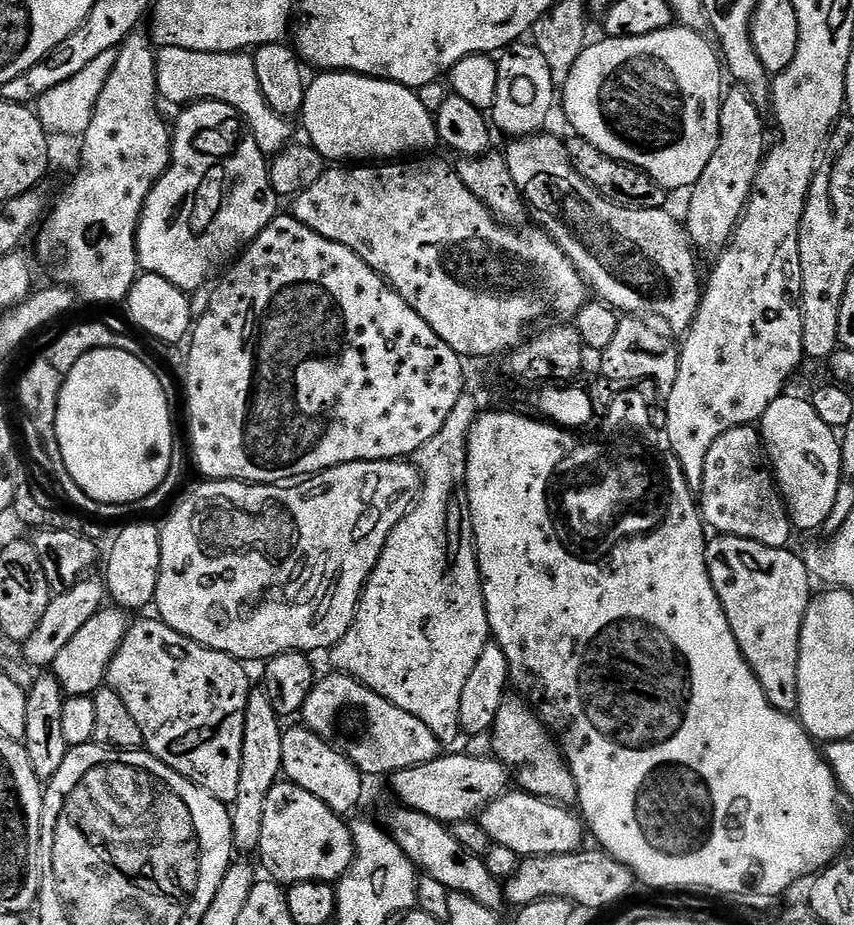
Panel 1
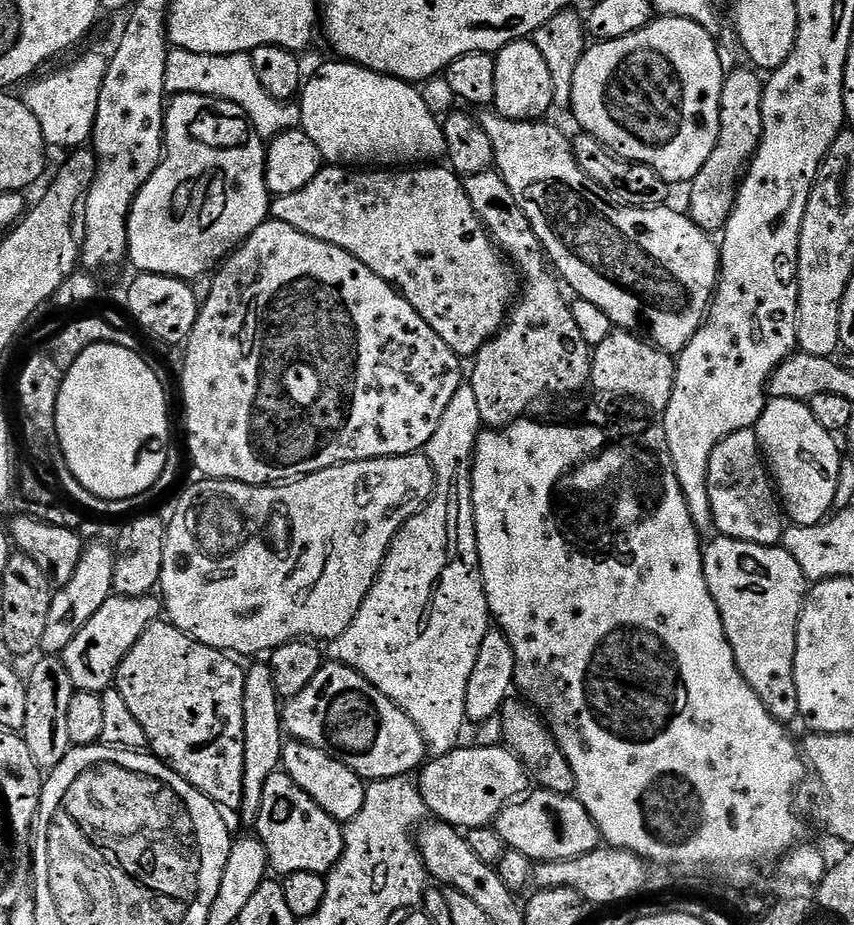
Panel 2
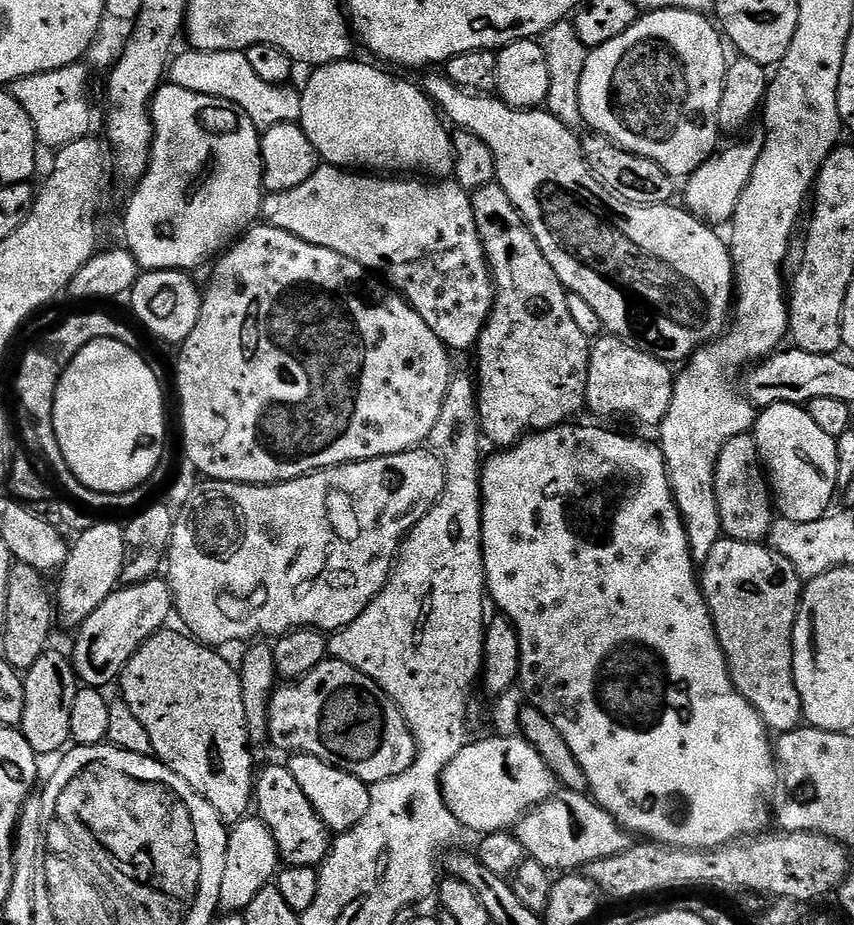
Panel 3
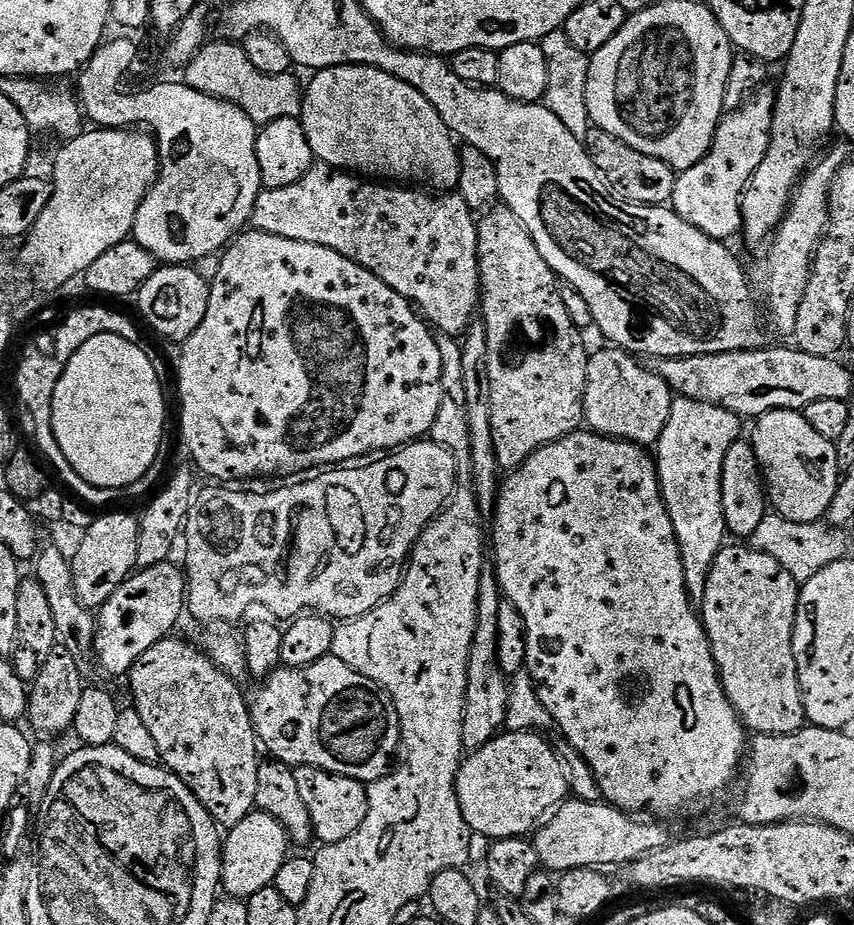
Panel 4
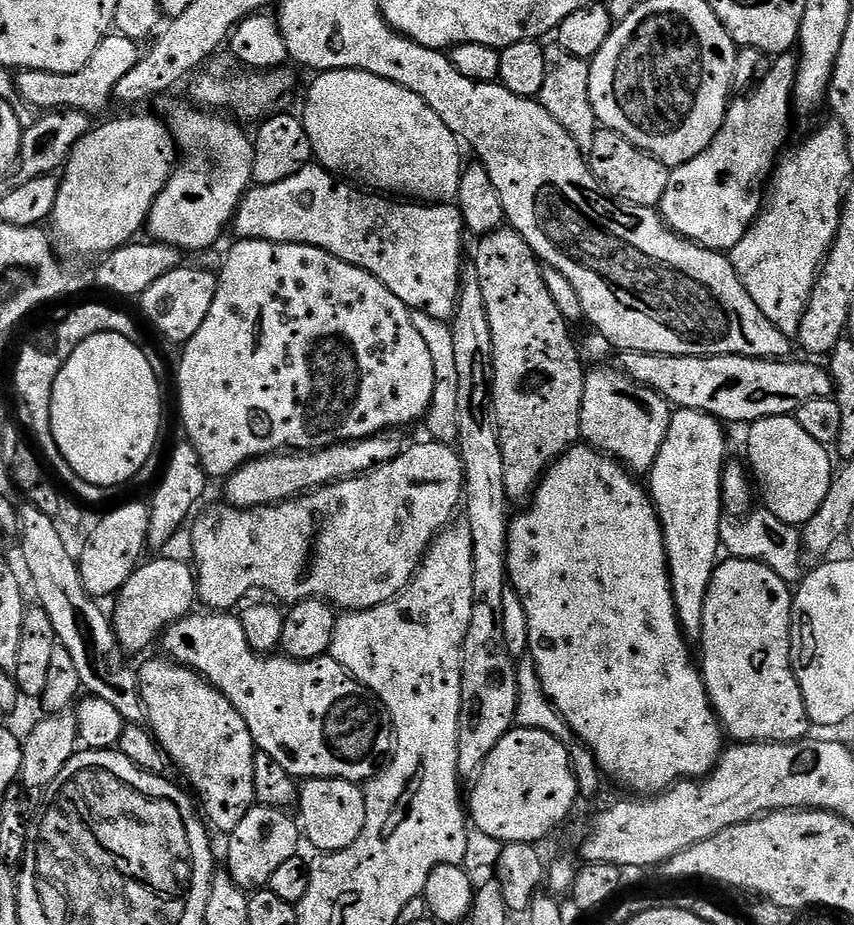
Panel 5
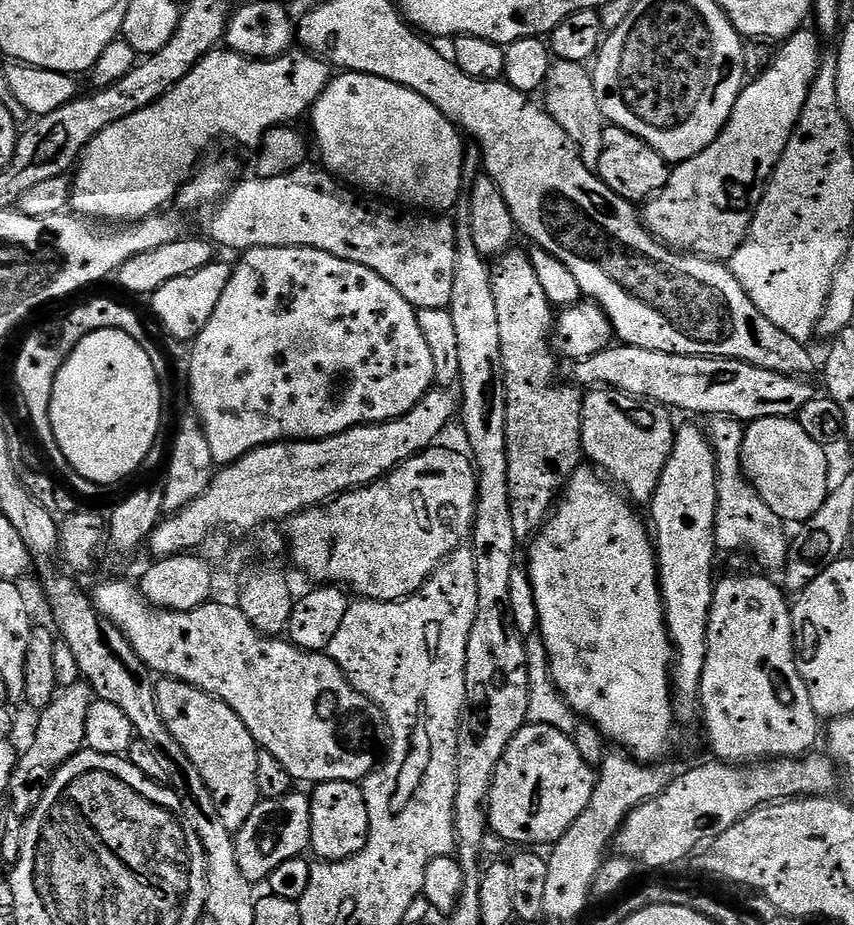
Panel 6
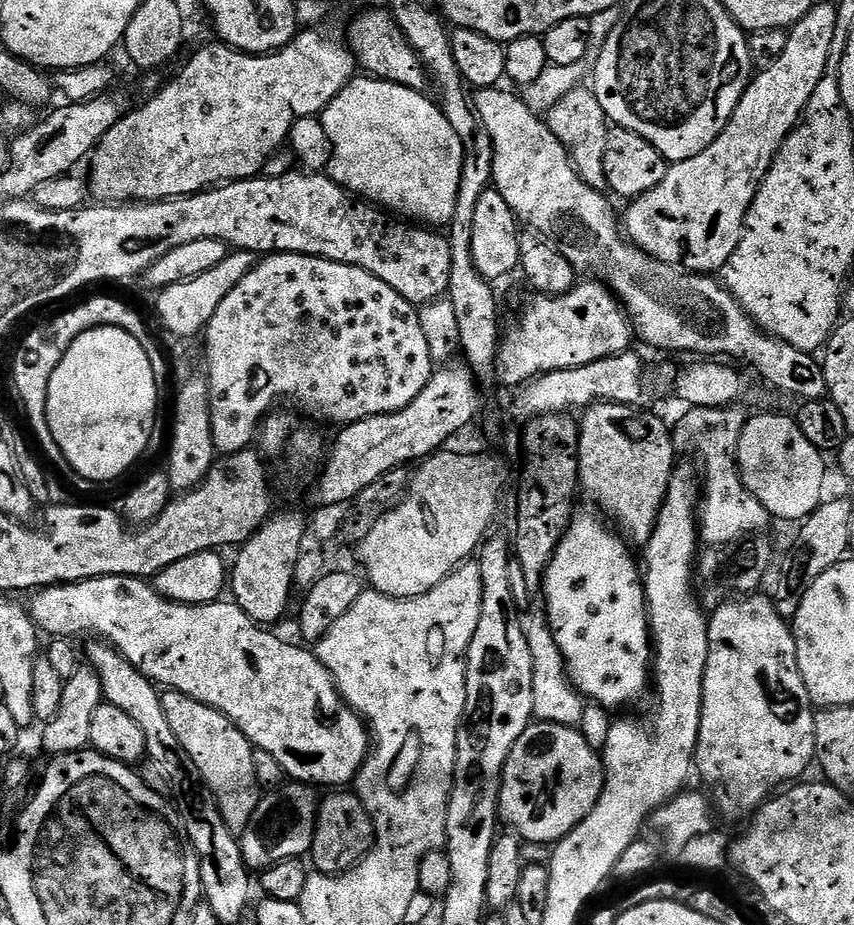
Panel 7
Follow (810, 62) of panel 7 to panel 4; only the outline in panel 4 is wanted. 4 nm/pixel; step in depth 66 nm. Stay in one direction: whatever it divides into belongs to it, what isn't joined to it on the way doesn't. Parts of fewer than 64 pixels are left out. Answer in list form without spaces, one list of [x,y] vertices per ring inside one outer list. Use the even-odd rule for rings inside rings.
[[[761,86],[745,99],[735,111],[727,113],[716,127],[710,150],[690,170],[679,173],[670,201],[672,211],[690,222],[702,234],[715,240],[731,241],[731,236],[741,231],[742,198],[754,170],[762,166],[770,146],[770,130],[774,122],[776,105],[775,87]]]

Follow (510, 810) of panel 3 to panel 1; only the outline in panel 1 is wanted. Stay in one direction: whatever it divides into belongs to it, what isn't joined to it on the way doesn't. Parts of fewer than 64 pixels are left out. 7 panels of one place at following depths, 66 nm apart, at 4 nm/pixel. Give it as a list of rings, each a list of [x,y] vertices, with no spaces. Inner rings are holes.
[[[441,754],[436,760],[393,772],[390,777],[392,792],[399,803],[413,808],[443,824],[454,825],[460,820],[471,820],[484,811],[484,807],[503,796],[510,784],[510,772],[499,760],[487,756],[472,757],[465,754]]]

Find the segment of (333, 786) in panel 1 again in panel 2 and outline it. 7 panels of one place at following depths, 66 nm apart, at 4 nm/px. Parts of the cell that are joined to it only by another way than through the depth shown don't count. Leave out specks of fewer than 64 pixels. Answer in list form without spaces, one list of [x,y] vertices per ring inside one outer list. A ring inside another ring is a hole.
[[[289,739],[285,743],[282,768],[290,778],[294,778],[294,782],[298,782],[298,786],[302,786],[302,790],[306,790],[306,794],[310,794],[310,798],[314,798],[314,802],[318,802],[318,806],[322,806],[322,810],[326,810],[326,814],[330,814],[330,818],[341,822],[353,820],[358,810],[362,810],[362,802],[366,802],[365,781],[354,774],[354,770],[350,770],[350,766],[346,766],[339,756],[326,754],[324,750],[318,750],[306,742]]]

